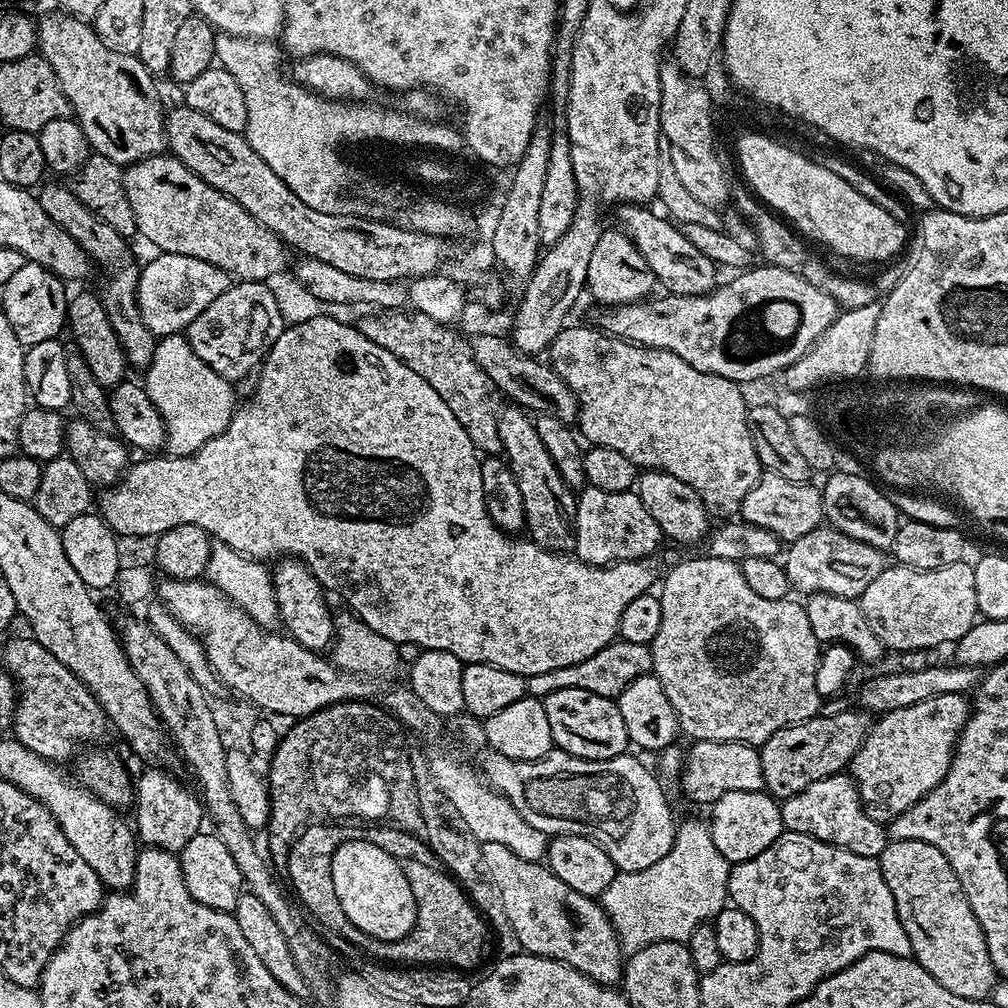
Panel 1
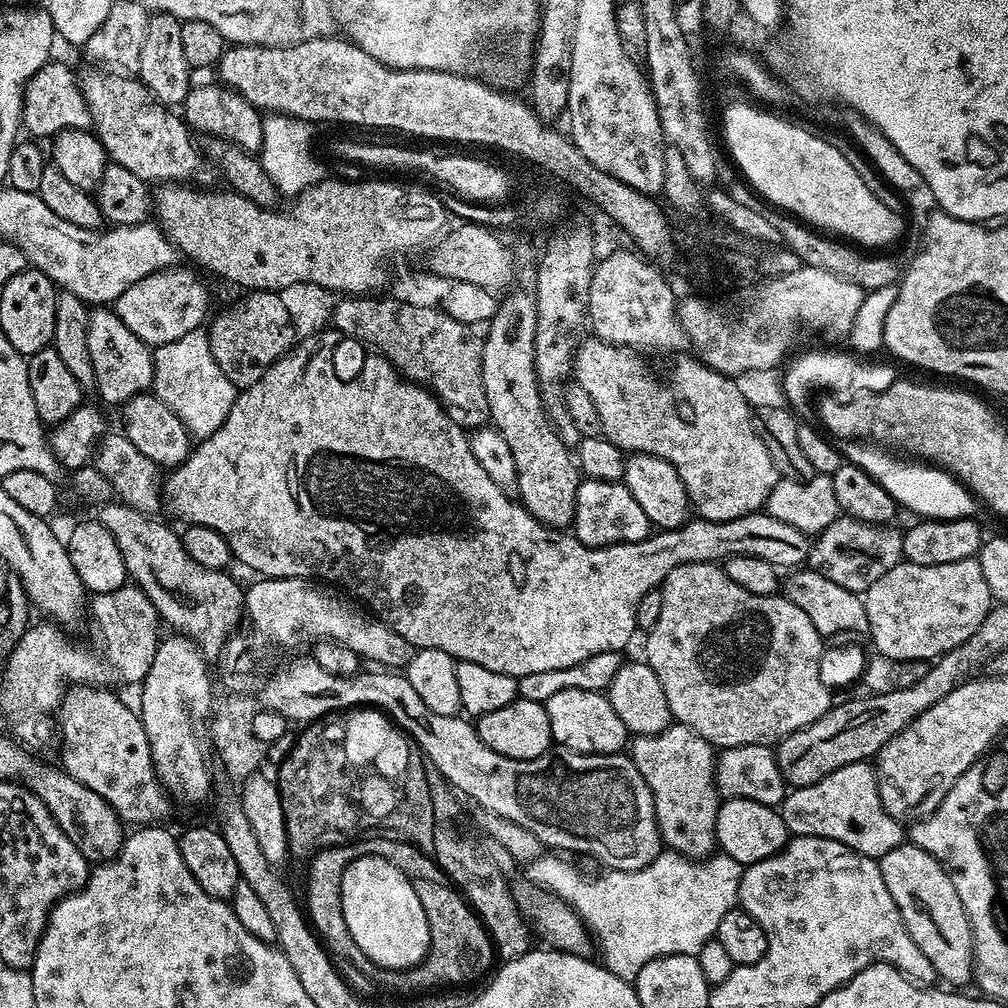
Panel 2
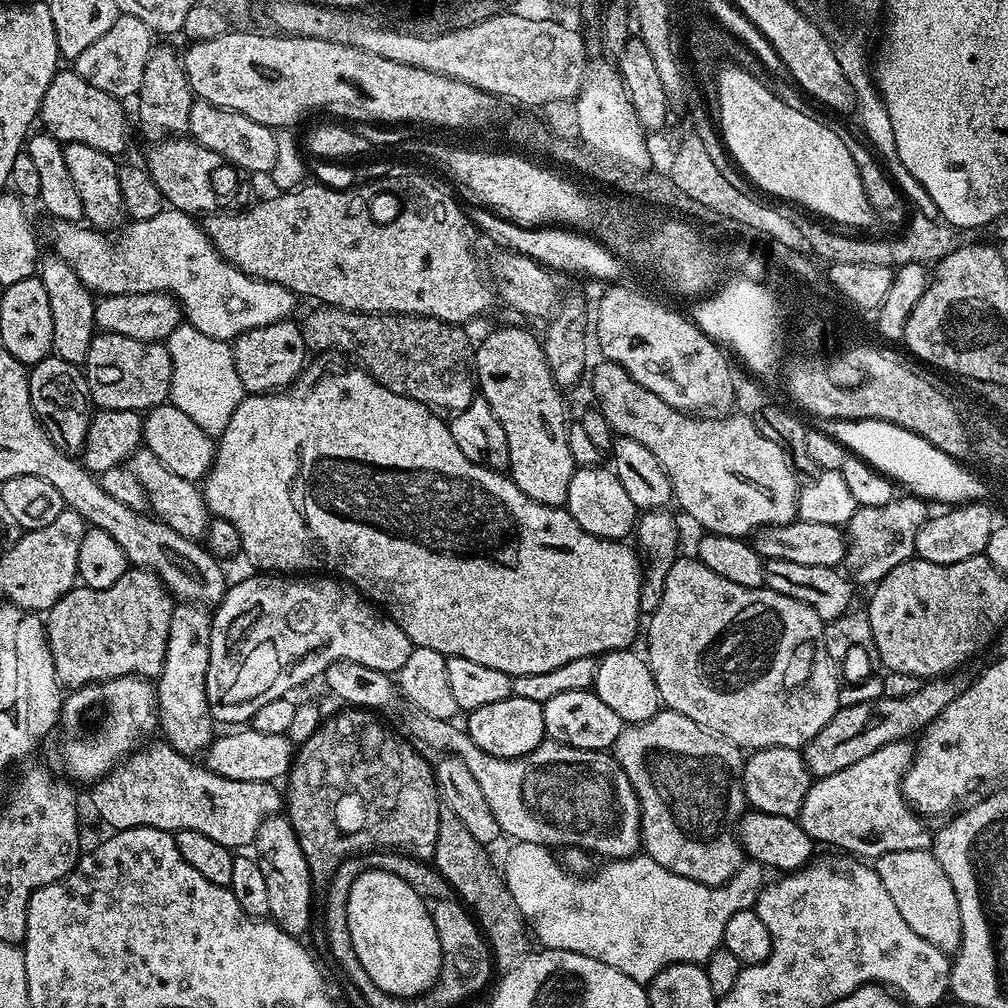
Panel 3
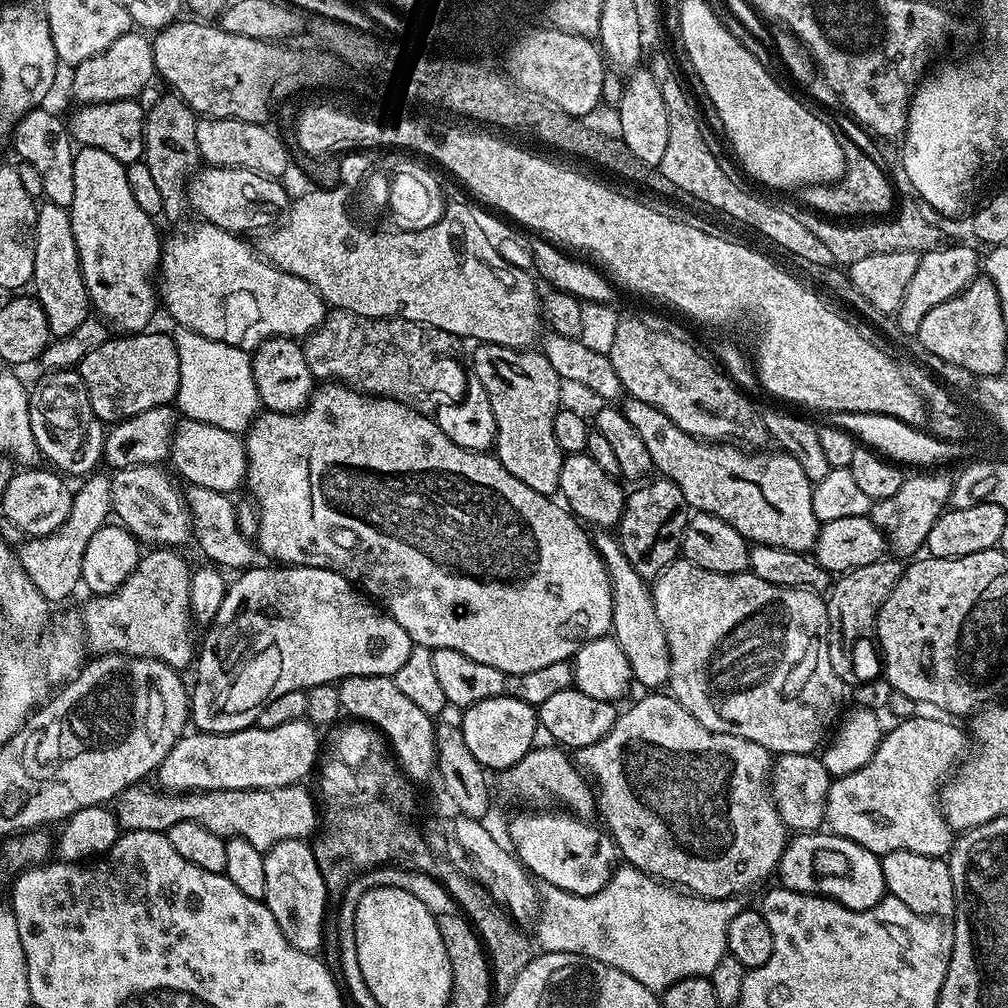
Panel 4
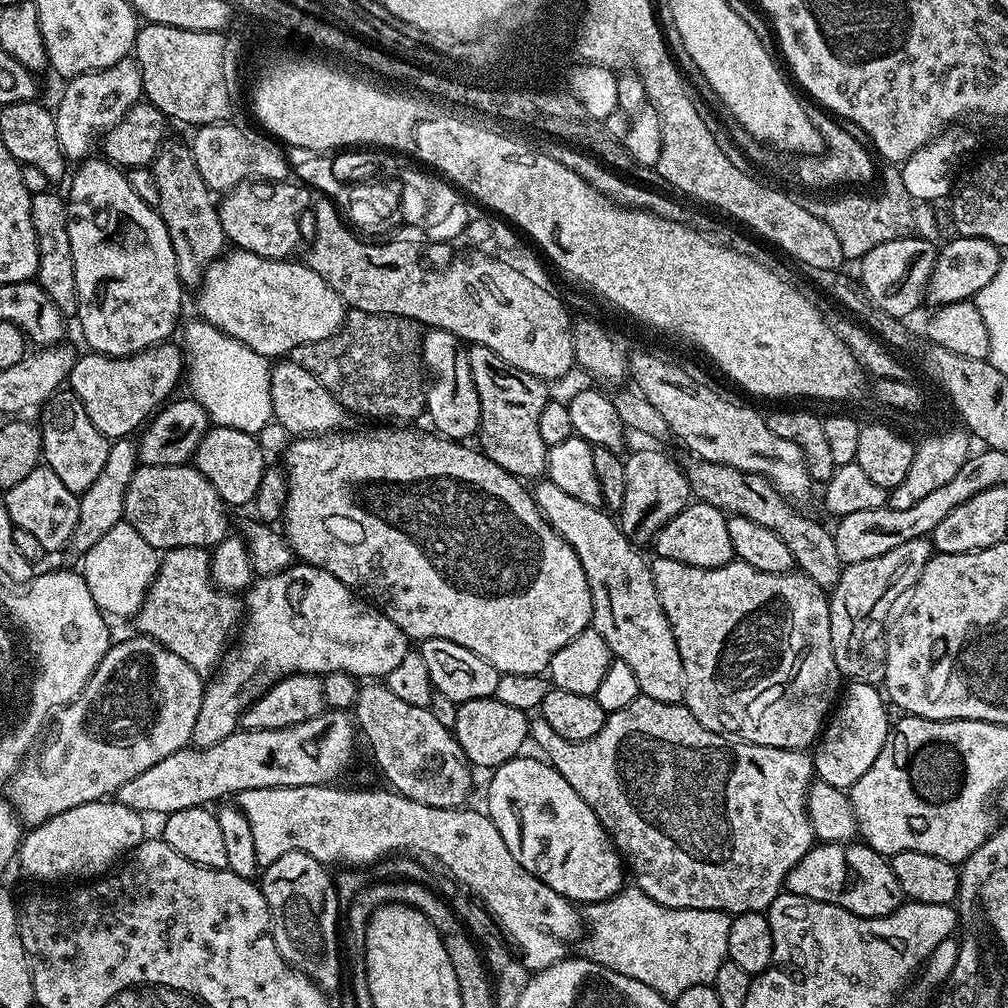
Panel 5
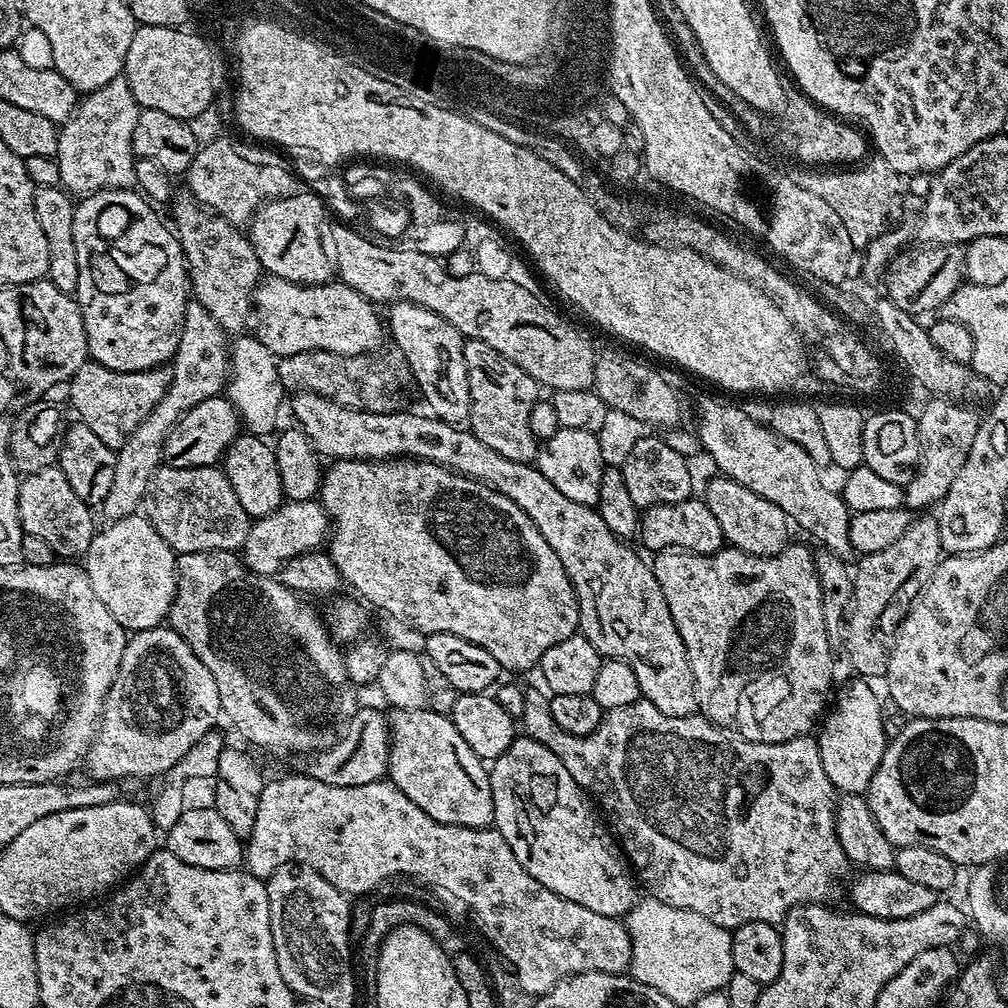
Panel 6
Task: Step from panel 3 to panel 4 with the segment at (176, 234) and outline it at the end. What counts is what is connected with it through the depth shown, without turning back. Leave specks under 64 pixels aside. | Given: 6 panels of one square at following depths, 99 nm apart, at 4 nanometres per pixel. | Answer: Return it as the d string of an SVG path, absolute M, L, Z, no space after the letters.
M196 222L193 226L192 232L180 232L177 236L172 236L163 241L160 250L160 266L158 269L158 296L164 304L168 307L168 312L177 321L175 322L179 327L189 328L198 334L202 334L211 340L221 340L235 348L242 348L245 350L255 350L259 348L264 340L269 340L275 336L291 336L293 338L303 338L309 332L314 331L318 325L322 323L326 315L326 305L324 299L321 298L314 290L314 286L310 286L306 282L302 282L302 278L294 278L294 274L286 274L282 270L278 270L273 264L268 263L259 251L256 252L247 244L247 239L241 238L237 233L227 232L218 226L207 222Z

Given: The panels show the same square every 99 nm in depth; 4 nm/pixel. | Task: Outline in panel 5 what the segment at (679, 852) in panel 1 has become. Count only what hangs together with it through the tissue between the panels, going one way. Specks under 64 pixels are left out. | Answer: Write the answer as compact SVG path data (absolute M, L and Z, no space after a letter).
M628 886L617 896L611 896L597 904L589 904L583 909L582 920L586 932L592 935L588 944L587 959L598 962L618 974L626 974L626 978L634 978L642 982L642 986L650 986L658 995L675 998L692 986L711 985L718 974L718 966L728 959L728 943L730 942L730 926L732 916L718 910L694 910L693 908L667 908L654 898L650 898L638 887Z

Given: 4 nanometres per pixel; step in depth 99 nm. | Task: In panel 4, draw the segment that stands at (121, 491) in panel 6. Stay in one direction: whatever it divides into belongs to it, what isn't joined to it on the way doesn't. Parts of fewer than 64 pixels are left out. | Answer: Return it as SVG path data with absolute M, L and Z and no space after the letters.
M92 474L83 481L84 484L79 489L75 489L70 514L66 514L66 522L58 526L45 536L33 536L25 539L19 545L18 555L22 562L22 570L42 590L42 594L49 602L64 600L77 587L81 587L82 581L82 554L86 554L86 546L98 530L109 523L112 512L112 481L107 475Z

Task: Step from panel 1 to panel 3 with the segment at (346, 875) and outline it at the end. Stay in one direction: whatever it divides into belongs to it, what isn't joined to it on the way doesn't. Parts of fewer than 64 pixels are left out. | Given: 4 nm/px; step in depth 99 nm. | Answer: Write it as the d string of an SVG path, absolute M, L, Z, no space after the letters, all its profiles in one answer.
M366 870L362 874L358 874L358 878L354 878L354 882L350 886L350 894L346 902L346 922L350 926L354 954L358 954L358 962L362 962L362 970L366 970L366 974L370 974L370 978L374 982L374 986L378 986L378 990L401 998L420 998L427 993L429 988L436 986L437 980L440 979L440 967L442 966L442 946L438 942L438 930L434 926L432 913L424 897L418 895L414 886L402 882L402 878L398 878L398 874L386 874L386 870Z

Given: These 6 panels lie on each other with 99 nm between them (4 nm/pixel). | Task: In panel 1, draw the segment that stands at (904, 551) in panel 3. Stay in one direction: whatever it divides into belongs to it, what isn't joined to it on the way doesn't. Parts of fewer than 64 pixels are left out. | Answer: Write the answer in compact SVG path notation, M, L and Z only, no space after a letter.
M821 526L791 541L783 553L782 563L793 593L804 592L803 595L809 597L821 592L843 600L856 600L866 586L882 574L886 567L884 556L885 553L879 548L866 546L864 542L858 542L834 528Z

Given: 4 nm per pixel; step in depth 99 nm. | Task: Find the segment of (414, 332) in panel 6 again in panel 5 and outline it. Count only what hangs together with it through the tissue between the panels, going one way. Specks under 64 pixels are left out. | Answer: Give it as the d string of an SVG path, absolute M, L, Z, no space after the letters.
M428 328L422 336L420 355L425 369L430 373L431 383L426 388L426 416L427 419L432 419L431 427L446 440L471 441L471 436L473 439L480 431L480 403L478 402L478 390L474 386L474 378L470 374L470 362L465 345L457 336L446 330Z

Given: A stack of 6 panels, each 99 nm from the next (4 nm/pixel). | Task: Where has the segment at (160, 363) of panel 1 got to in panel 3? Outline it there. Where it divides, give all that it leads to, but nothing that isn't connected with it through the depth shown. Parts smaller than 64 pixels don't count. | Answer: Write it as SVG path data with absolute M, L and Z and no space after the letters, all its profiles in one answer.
M181 322L168 336L166 343L172 363L168 391L170 402L200 426L206 435L219 438L246 395L242 378L238 378L238 370L234 370L232 344L210 338L187 322Z

